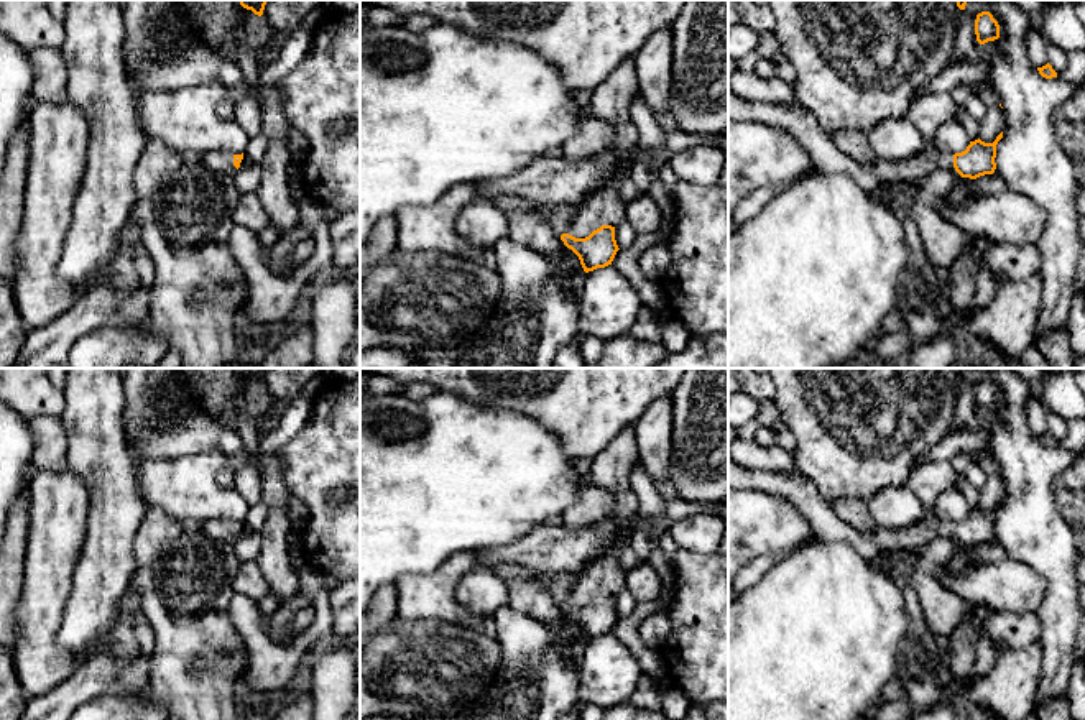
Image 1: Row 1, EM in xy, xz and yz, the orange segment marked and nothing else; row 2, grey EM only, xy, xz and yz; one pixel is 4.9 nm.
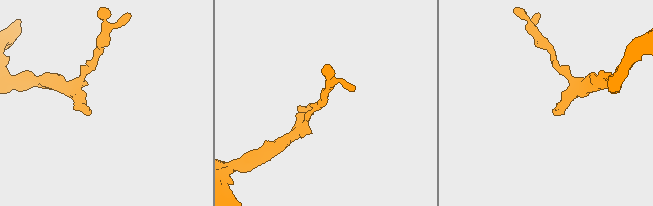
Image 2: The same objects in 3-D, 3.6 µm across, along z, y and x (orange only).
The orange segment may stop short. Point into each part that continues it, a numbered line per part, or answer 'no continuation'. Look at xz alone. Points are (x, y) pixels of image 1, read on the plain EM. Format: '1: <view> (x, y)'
1: xz (610, 469)

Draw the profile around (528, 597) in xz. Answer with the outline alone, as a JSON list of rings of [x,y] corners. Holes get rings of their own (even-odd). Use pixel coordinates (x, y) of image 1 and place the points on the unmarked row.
[[[516,580],[506,585],[508,608],[542,621],[556,636],[562,656],[566,659],[574,658],[572,648],[562,639],[561,603],[552,598],[551,592],[534,580]]]

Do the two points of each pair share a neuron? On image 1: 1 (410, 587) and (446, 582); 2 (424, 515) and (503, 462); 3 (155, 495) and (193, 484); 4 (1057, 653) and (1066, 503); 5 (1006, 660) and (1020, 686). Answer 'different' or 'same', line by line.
1: same
2: same
3: same
4: different
5: same

